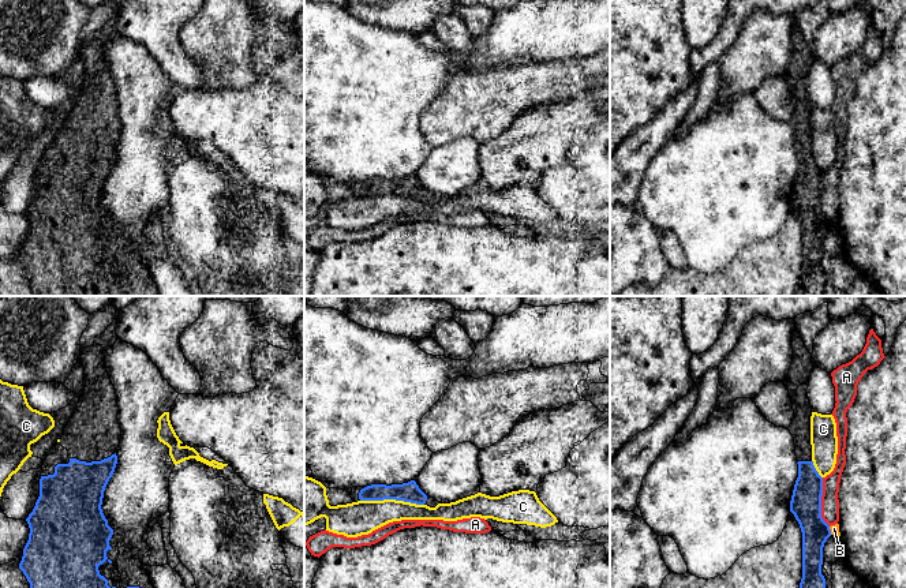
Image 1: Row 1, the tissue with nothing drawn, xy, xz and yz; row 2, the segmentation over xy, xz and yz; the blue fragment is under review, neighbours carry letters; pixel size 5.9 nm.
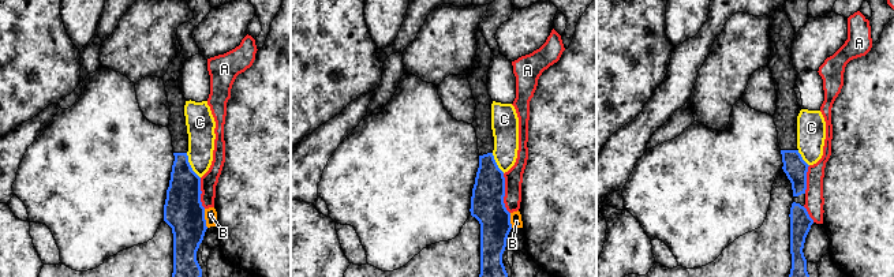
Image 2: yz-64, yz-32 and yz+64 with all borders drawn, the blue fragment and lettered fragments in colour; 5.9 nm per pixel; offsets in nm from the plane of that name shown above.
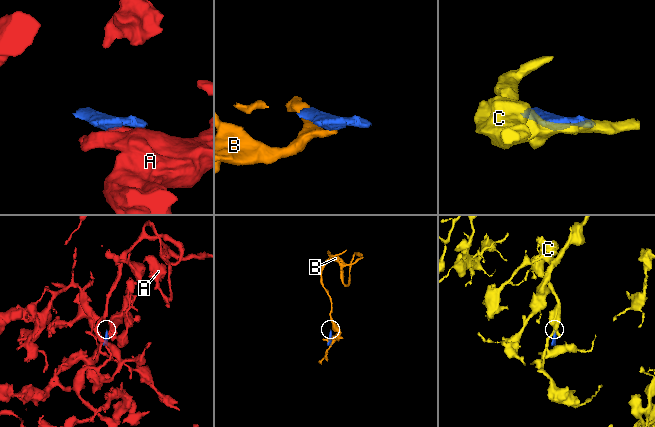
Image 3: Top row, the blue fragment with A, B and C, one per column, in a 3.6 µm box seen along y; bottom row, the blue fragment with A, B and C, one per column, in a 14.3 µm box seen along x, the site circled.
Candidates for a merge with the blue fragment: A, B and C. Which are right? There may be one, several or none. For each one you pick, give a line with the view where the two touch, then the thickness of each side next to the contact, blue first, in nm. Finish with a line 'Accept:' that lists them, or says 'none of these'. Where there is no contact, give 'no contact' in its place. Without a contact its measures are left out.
Accept: none of these

